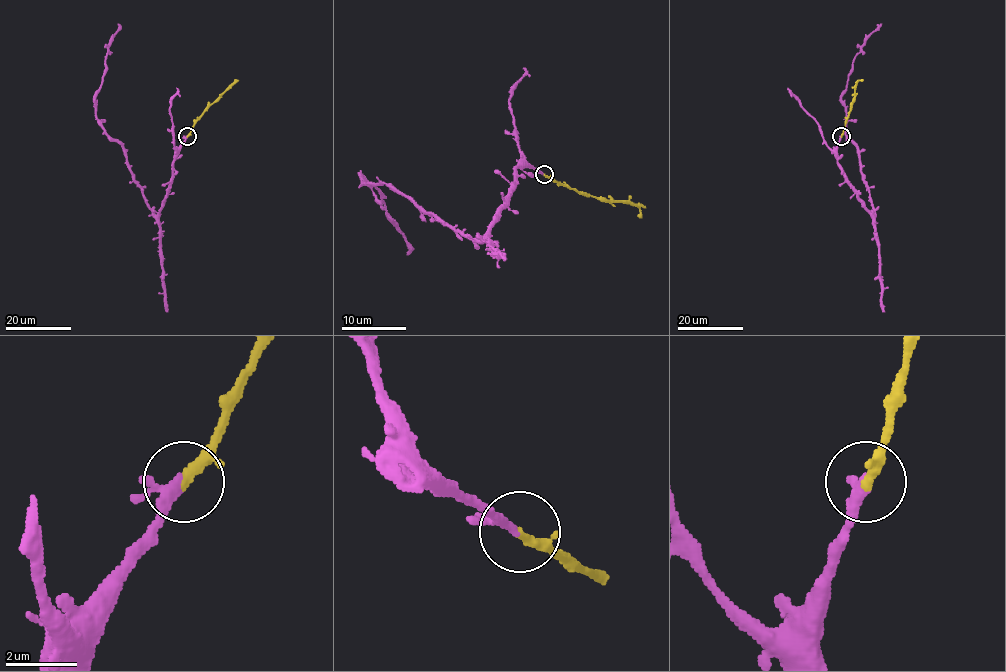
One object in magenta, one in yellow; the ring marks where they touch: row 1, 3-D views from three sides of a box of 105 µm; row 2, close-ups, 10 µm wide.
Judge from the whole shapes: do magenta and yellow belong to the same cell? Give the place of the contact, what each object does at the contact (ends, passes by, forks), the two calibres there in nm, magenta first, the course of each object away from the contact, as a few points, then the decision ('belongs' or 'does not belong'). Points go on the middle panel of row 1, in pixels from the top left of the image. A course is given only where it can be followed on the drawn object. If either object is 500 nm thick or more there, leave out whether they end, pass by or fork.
(544, 174) | magenta forks | yellow passes by | 190/220 nm | magenta via (544, 174), (516, 169), (482, 239), (361, 176), (382, 195), (406, 255) | yellow via (544, 174), (570, 189), (607, 200), (628, 200), (639, 210), (641, 218) | belongs

